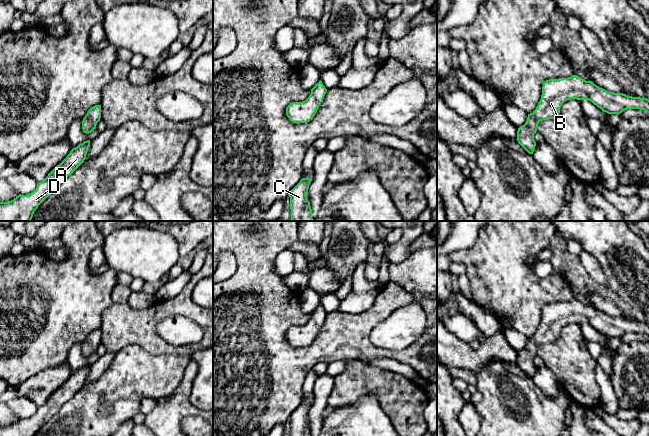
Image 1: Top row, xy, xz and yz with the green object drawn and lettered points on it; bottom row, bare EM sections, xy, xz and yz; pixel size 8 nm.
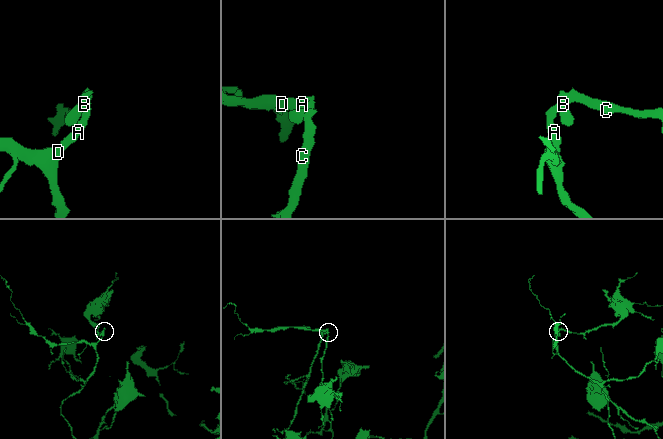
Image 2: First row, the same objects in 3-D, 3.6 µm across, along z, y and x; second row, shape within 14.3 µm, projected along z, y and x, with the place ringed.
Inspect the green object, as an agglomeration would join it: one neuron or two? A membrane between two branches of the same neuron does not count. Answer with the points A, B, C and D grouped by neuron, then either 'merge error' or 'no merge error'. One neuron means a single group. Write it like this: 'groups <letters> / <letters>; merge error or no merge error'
groups A B C D; no merge error

